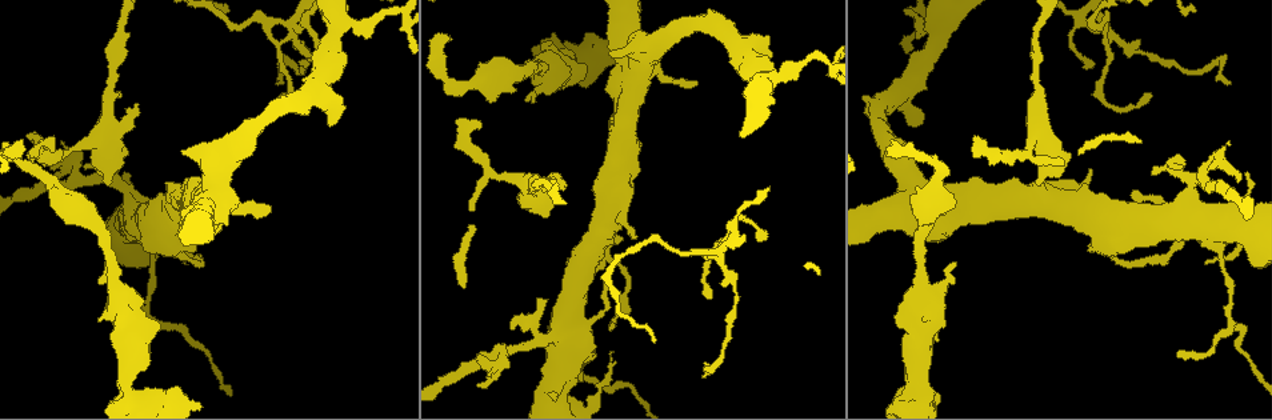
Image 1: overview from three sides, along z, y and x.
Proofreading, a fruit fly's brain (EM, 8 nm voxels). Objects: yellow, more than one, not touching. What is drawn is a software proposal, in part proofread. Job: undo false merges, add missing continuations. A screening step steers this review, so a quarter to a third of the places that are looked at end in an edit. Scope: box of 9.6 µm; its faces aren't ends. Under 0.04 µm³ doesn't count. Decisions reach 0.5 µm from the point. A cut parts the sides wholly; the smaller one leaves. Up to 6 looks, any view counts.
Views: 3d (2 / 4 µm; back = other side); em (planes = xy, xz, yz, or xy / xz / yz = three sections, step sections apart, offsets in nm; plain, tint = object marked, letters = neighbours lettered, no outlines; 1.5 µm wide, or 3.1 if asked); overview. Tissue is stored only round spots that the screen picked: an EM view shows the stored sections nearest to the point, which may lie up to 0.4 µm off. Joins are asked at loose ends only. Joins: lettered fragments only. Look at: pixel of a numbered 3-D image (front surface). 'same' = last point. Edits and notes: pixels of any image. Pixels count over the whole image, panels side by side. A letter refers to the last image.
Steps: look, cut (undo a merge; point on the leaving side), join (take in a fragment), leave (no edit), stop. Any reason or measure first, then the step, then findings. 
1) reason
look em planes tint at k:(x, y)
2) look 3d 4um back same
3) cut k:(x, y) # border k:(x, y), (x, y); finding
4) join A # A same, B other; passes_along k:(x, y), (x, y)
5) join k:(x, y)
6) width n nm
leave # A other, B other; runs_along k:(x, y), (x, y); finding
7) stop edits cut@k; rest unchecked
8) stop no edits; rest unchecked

look em planes letters at 1:(1131, 194)

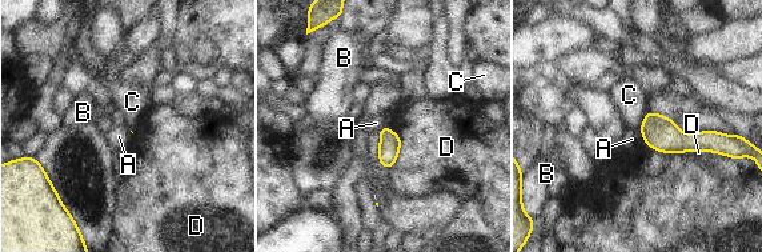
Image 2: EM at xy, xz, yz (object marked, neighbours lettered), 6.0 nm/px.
leave # A other, B other, C other, D other; border 2:(648, 111), (638, 128); none of them fits

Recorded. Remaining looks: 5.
thick end
look 3d 4um at 1:(768, 36)

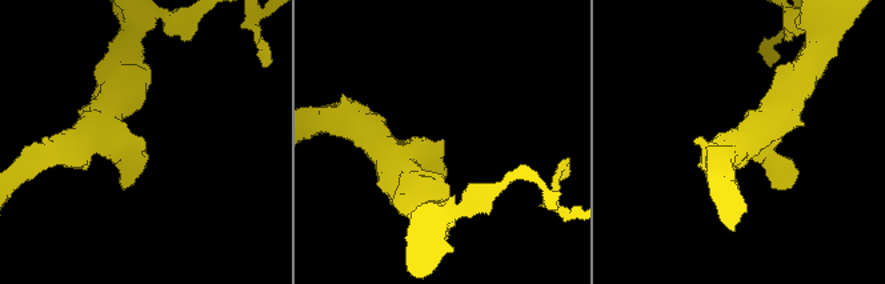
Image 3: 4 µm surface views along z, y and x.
look em planes letters at 3:(443, 144)

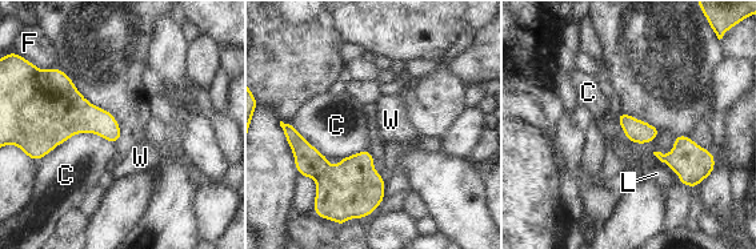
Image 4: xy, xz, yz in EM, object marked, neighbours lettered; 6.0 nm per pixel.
longest_contact C 500 nm
leave # C other, F other, L other, W other; no lettered fragment goes on from it

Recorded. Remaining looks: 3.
end of a long branch
look em planes letters at 1:(890, 154)

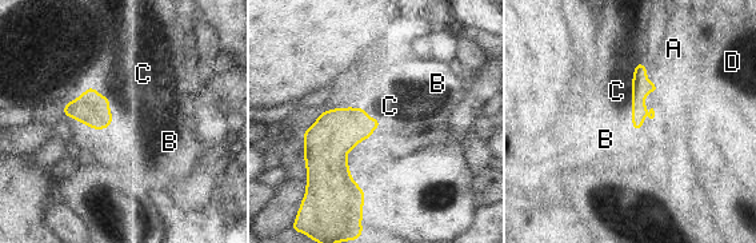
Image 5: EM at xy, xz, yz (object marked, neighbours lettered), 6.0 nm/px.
longest_contact C 260 nm
leave # A other, B other, C other, D other; border 5:(631, 124), (634, 131); no lettered fragment goes on from it

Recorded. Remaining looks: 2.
stop no edits; rest unchecked

